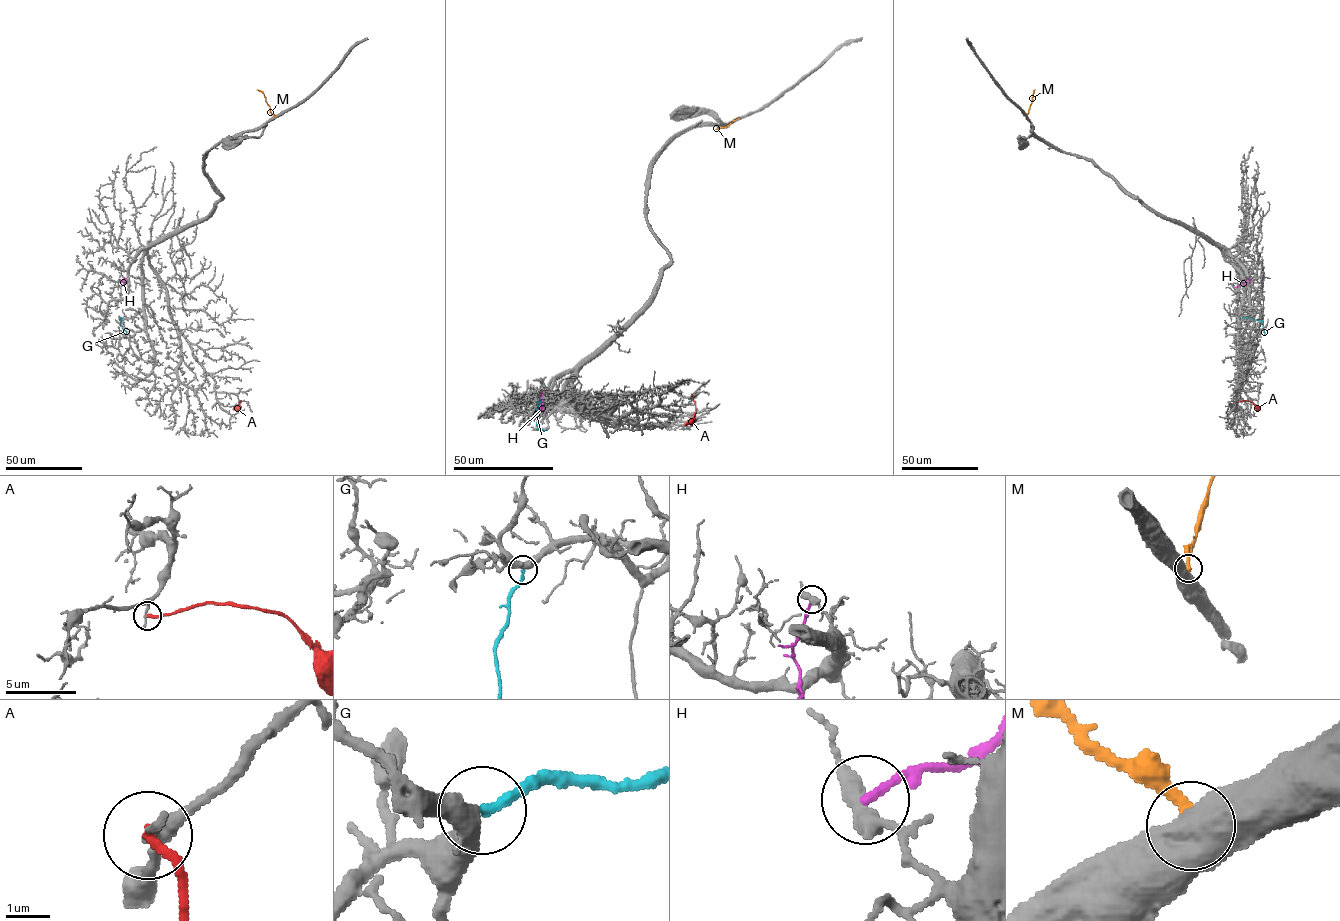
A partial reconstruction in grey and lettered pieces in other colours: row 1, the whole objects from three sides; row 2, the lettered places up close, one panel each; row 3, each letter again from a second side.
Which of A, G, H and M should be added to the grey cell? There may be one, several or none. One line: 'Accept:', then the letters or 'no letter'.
Accept: G

